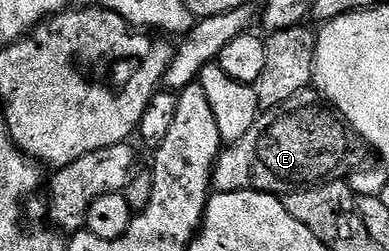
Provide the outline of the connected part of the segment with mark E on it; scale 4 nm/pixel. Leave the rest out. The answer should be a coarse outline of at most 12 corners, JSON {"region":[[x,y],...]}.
{"region":[[316,87],[264,110],[213,168],[219,193],[345,179],[367,146]]}

